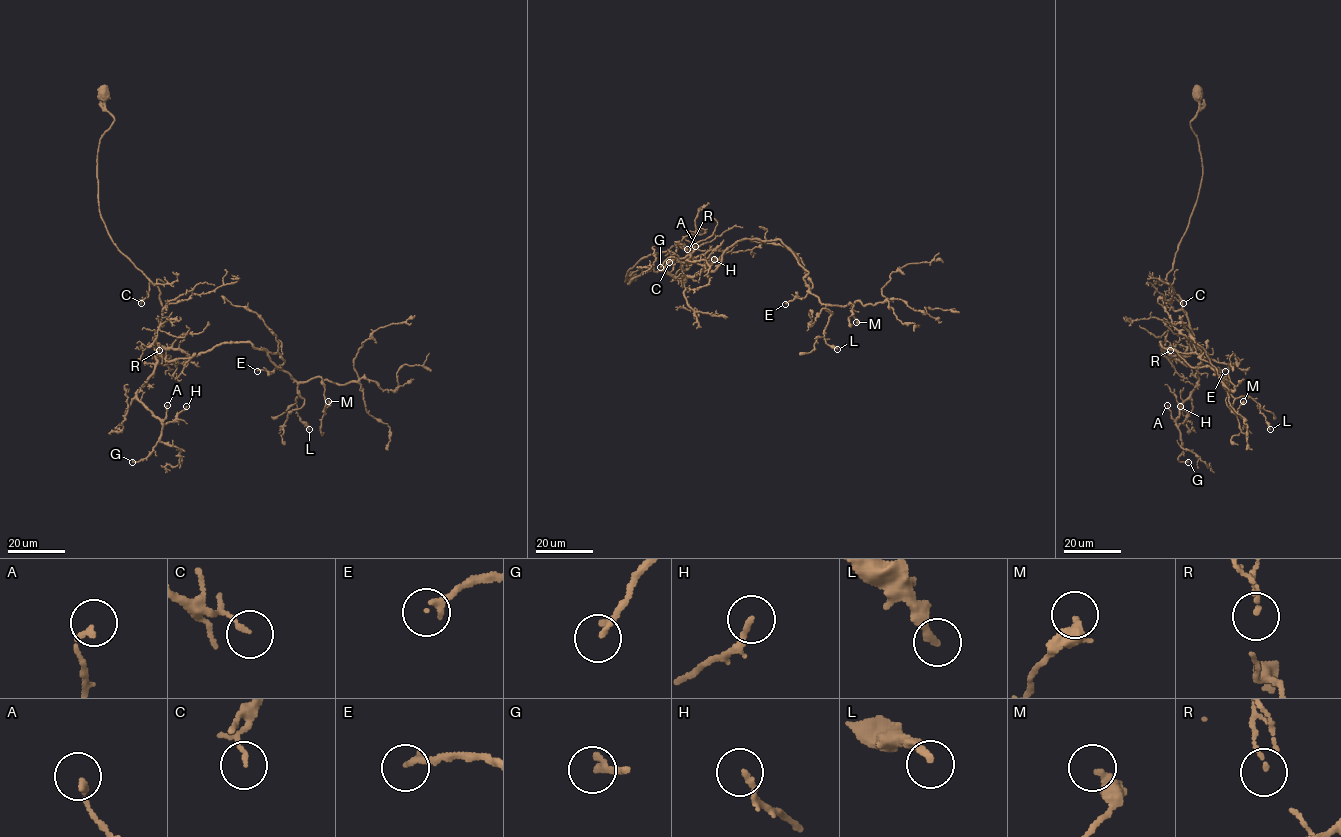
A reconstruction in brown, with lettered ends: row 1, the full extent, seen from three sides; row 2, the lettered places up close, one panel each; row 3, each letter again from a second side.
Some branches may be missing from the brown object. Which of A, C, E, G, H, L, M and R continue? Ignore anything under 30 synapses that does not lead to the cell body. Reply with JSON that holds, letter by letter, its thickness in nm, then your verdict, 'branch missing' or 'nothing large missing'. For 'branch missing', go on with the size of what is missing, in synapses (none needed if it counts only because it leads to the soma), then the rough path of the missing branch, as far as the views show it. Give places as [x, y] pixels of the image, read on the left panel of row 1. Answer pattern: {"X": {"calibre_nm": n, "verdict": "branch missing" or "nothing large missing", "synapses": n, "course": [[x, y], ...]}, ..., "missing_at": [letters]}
{"A": {"calibre_nm": 170, "verdict": "nothing large missing"}, "C": {"calibre_nm": 100, "verdict": "nothing large missing"}, "E": {"calibre_nm": 160, "verdict": "branch missing", "synapses": 60, "course": [[257, 371], [248, 371], [239, 379], [209, 363], [202, 364]]}, "G": {"calibre_nm": 220, "verdict": "nothing large missing"}, "H": {"calibre_nm": 150, "verdict": "nothing large missing"}, "L": {"calibre_nm": 220, "verdict": "nothing large missing"}, "M": {"calibre_nm": 380, "verdict": "nothing large missing"}, "R": {"calibre_nm": 80, "verdict": "nothing large missing"}, "missing_at": ["E"]}

